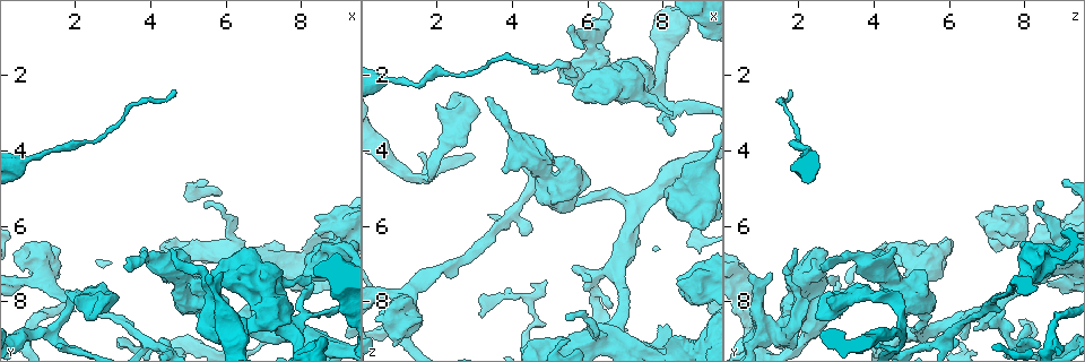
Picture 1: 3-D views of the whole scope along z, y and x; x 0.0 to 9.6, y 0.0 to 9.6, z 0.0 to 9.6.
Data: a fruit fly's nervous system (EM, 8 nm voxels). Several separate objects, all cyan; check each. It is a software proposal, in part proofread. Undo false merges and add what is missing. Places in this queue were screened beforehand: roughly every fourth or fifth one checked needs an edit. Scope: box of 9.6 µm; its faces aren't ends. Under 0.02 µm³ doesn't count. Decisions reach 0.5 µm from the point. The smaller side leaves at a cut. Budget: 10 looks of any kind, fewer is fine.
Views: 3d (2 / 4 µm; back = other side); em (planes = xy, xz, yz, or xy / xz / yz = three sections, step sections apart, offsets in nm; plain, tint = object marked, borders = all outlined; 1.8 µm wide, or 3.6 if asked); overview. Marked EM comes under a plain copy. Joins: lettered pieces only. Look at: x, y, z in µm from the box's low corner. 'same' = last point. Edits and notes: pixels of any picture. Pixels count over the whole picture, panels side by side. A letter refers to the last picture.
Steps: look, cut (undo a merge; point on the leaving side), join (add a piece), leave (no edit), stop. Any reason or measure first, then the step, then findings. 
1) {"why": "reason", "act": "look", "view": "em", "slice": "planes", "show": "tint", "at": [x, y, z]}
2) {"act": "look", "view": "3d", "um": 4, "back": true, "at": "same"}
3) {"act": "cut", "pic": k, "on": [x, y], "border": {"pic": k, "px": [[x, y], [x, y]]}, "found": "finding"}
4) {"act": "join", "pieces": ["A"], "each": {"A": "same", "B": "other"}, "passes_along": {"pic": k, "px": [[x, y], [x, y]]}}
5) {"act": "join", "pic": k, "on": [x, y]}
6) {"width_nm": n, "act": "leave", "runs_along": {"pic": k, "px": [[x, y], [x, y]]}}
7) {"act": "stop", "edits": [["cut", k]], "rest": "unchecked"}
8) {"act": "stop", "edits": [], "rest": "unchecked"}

{"why": "stops while still wide", "act": "look", "view": "3d", "um": 4, "at": [8.40, 6.20, 7.70]}

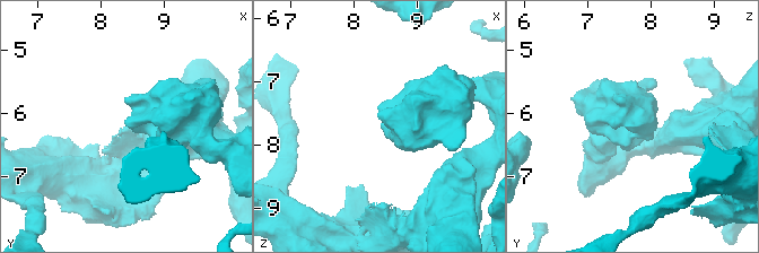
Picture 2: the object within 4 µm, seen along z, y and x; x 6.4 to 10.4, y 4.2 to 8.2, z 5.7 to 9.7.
{"act": "look", "view": "em", "slice": "planes", "show": "borders", "at": [8.45, 6.25, 7.70]}

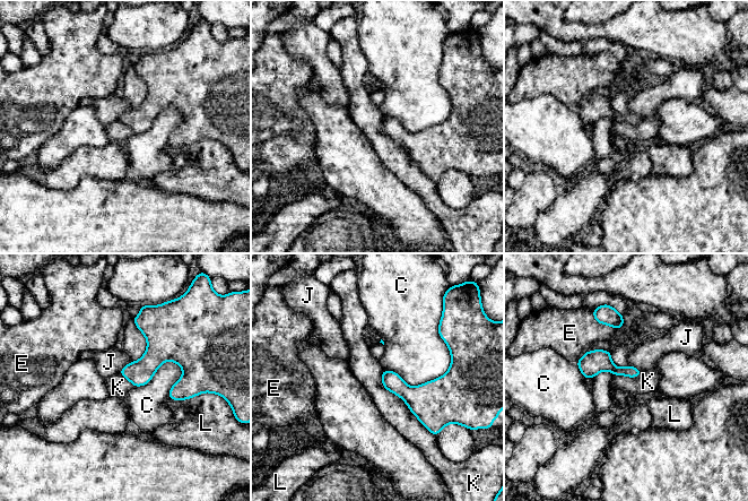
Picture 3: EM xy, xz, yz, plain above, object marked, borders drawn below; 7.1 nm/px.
{"longest_contact_nm": ["K", 600], "act": "leave", "each": {"C": "other", "E": "other", "J": "other", "K": "other", "L": "other"}, "found": "none of them fits"}

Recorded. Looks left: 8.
{"why": "thick end", "act": "look", "view": "em", "slice": "planes", "show": "borders", "at": [2.95, 7.75, 3.20]}

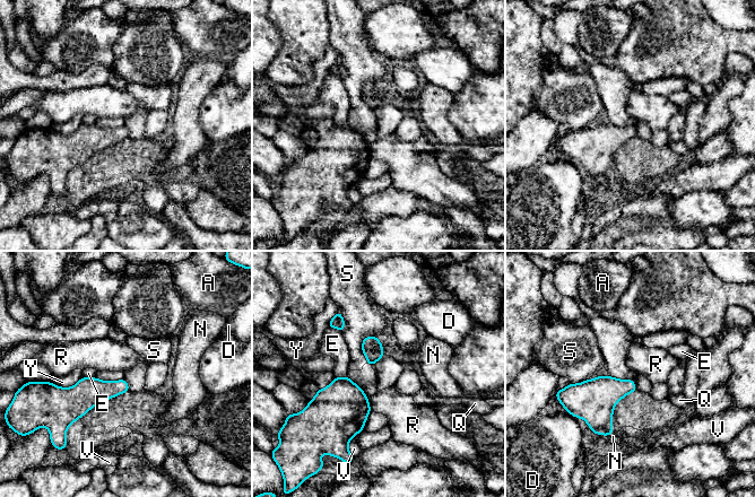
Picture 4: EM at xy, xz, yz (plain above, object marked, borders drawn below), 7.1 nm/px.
{"act": "leave", "each": {"A": "other", "D": "other", "E": "other", "N": "other", "Q": "other", "R": "other", "S": "other", "V": "other", "Y": "other"}, "border": {"pic": 4, "px": [[376, 336], [363, 339], [367, 363]]}, "found": "no lettered piece goes on from it"}

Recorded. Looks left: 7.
{"why": "sharp bend", "act": "look", "view": "3d", "um": 4, "at": [6.30, 8.75, 1.60]}

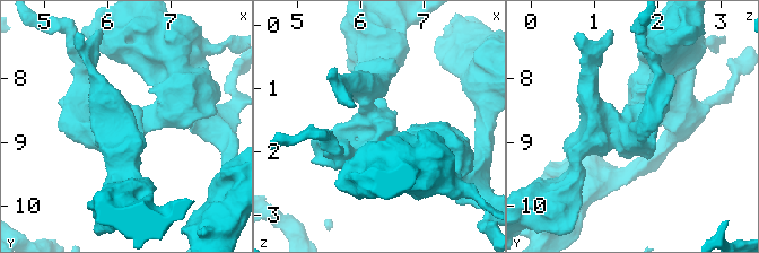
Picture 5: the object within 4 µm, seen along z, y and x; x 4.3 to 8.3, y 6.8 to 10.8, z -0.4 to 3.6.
{"act": "look", "view": "em", "slice": "planes", "show": "tint", "at": [6.30, 8.80, 1.55]}

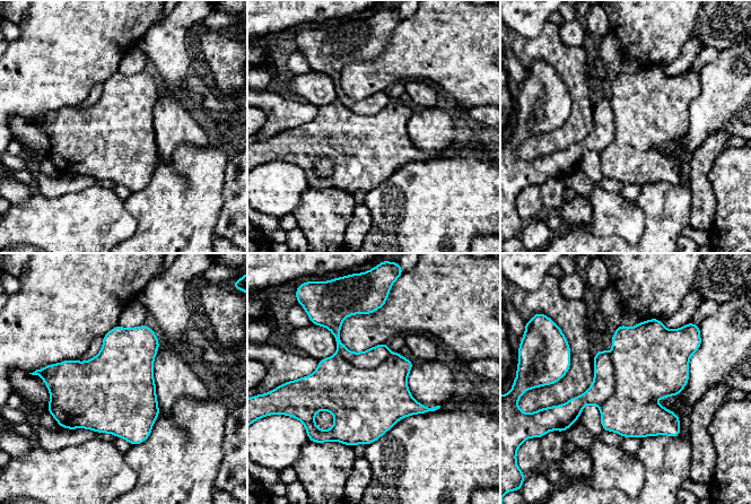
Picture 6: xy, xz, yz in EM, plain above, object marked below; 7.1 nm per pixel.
{"why": "what lies round it", "act": "look", "view": "em", "slice": "planes", "show": "borders", "at": "same"}

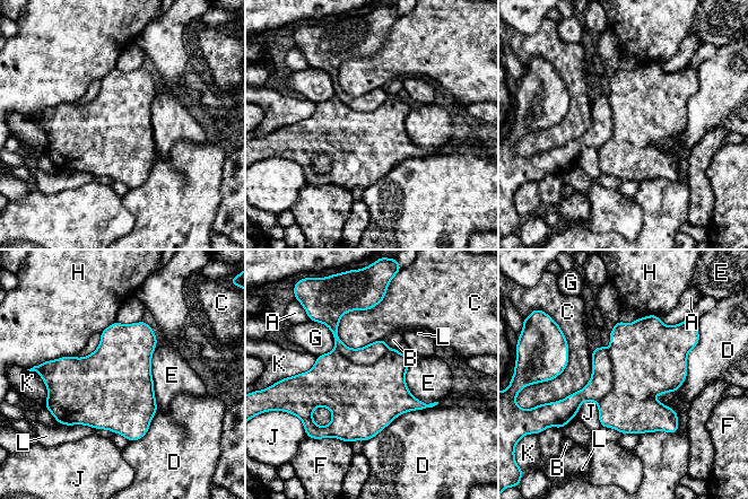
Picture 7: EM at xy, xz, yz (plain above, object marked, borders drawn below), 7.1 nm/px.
{"longest_contact_nm": ["D", 550], "act": "leave", "each": {"A": "other", "B": "other", "C": "other", "D": "other", "E": "other", "F": "other", "G": "other", "H": "other", "J": "other", "K": "other", "L": "other"}, "border": {"pic": 7, "px": [[697, 344], [677, 417]]}, "found": "all the same neuron"}

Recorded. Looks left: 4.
{"why": "branch stops here", "act": "look", "view": "em", "slice": "xz", "step": 4, "show": "borders", "at": [8.30, 7.40, 3.00]}

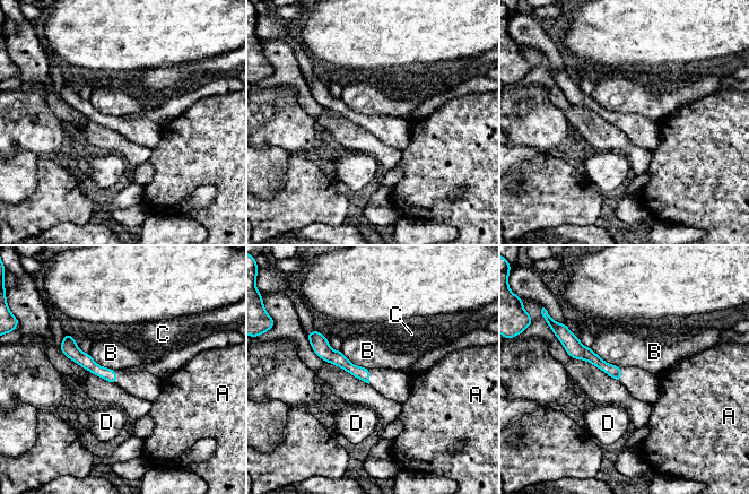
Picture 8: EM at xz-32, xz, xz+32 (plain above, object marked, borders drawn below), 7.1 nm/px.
{"act": "leave", "each": {"A": "other", "B": "other", "C": "other", "D": "other"}, "runs_along": {"pic": 8, "px": [[315, 337], [332, 356], [366, 379]]}, "found": "none of them fits"}

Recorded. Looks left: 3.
{"why": "free end", "act": "look", "view": "3d", "um": 4, "back": true, "at": [8.30, 7.00, 4.85]}

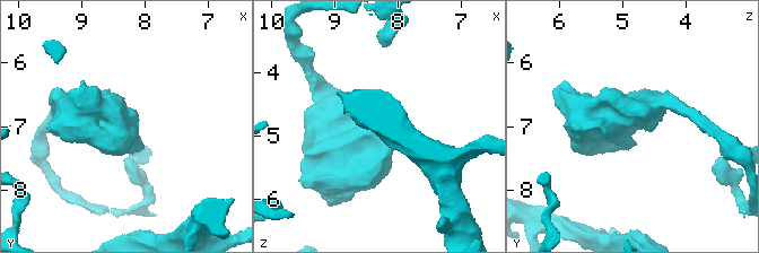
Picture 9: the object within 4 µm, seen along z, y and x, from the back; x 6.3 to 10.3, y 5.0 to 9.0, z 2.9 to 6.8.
{"act": "look", "view": "em", "slice": "planes", "show": "borders", "at": "same"}

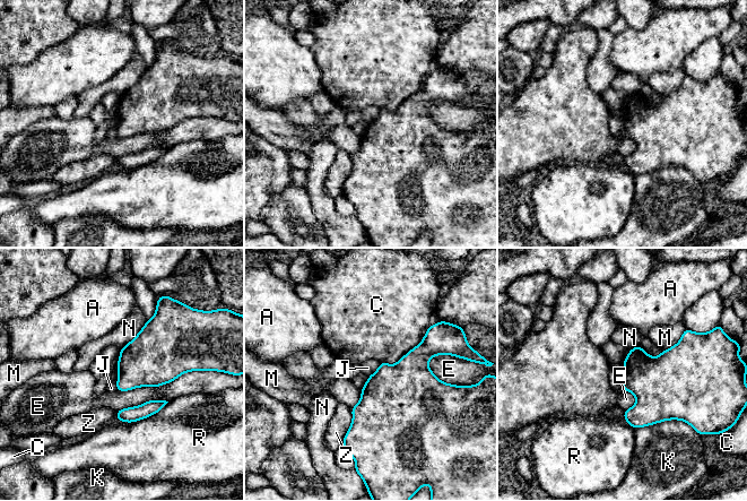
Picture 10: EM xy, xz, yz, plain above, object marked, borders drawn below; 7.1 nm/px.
{"act": "leave", "each": {"A": "other", "C": "other", "E": "other", "J": "other", "K": "other", "M": "other", "N": "other", "R": "other", "Z": "other"}, "border": {"pic": 10, "px": [[622, 364], [624, 390]]}, "found": "no lettered piece goes on from it"}

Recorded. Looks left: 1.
{"act": "stop", "edits": [], "rest": "unchecked"}

